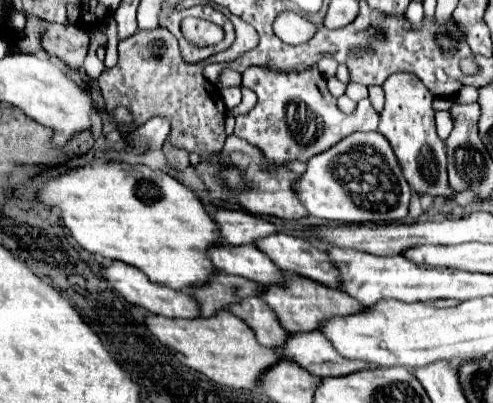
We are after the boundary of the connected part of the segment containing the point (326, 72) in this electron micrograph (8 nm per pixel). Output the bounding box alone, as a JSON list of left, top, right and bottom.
[317,58,337,78]

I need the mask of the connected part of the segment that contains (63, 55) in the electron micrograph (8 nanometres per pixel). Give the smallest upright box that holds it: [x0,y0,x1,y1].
[41,24,89,70]

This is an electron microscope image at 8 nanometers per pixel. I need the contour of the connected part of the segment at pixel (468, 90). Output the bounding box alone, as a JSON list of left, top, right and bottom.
[453,86,477,104]

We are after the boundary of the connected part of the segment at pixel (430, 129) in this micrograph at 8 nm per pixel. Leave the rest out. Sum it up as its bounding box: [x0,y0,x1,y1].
[379,74,453,198]

